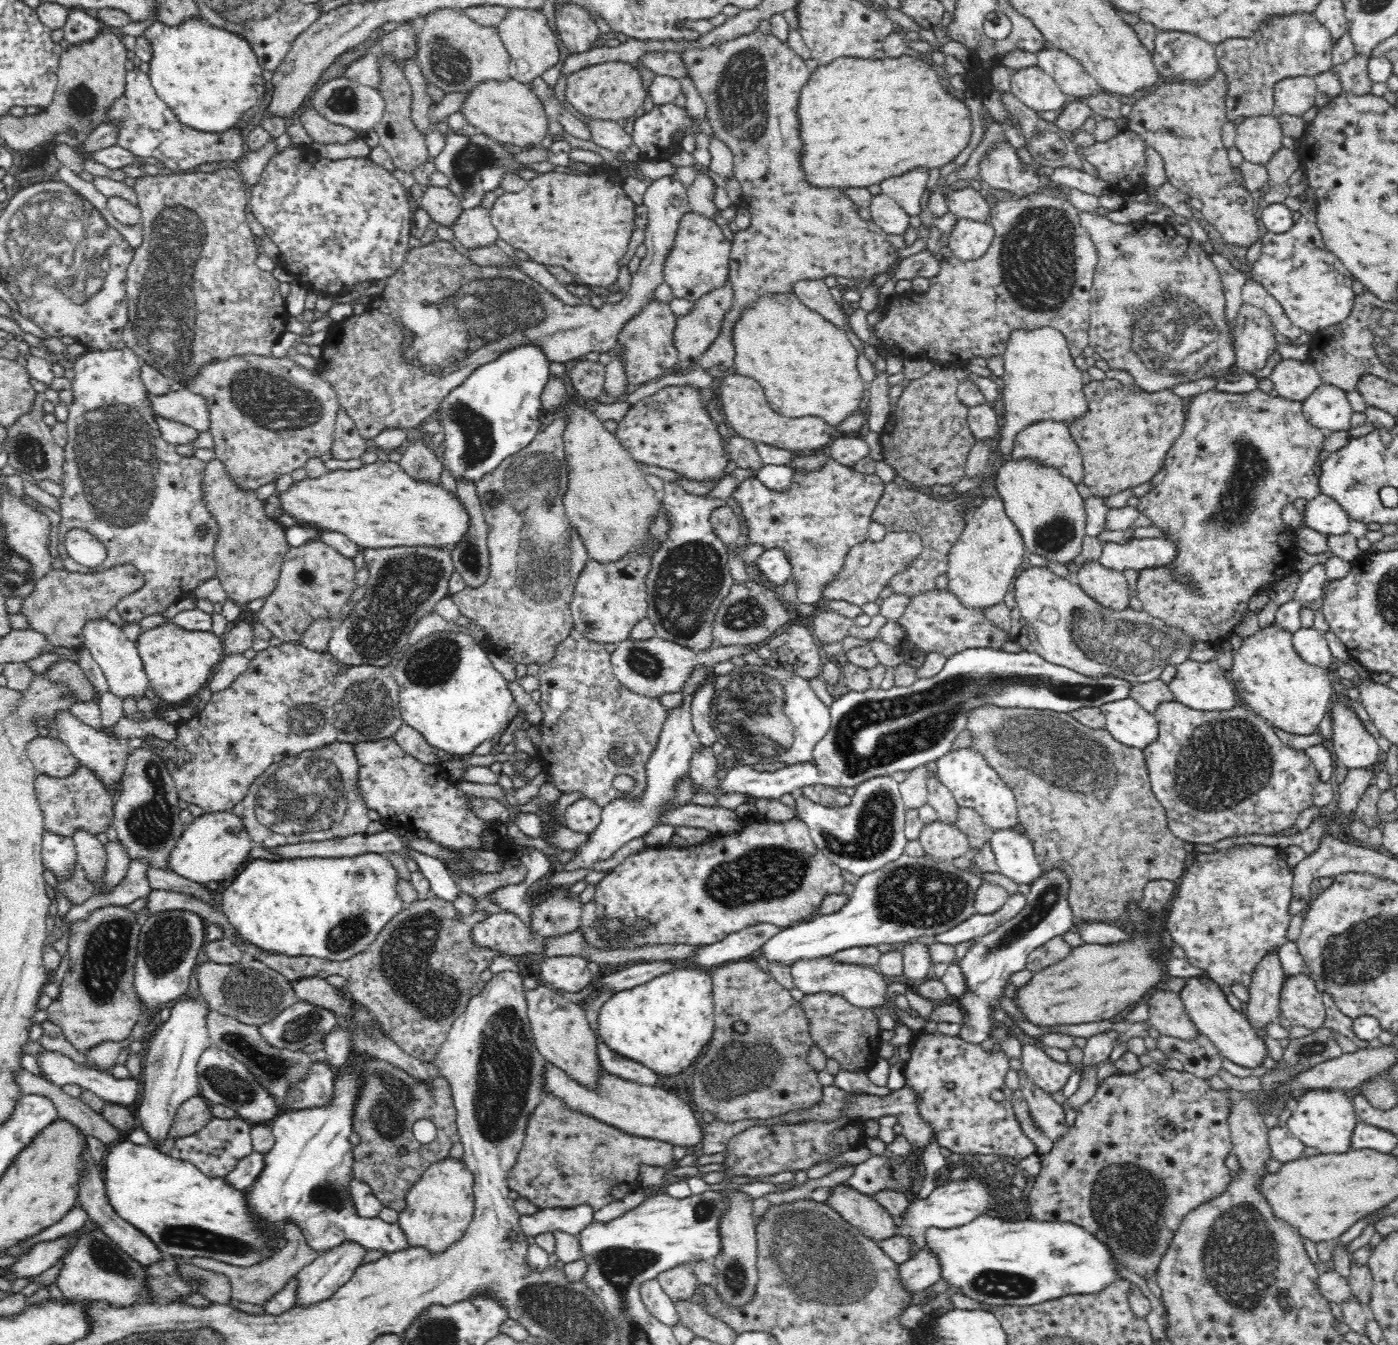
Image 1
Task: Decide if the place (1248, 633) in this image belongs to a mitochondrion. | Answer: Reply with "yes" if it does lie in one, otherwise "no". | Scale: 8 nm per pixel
no

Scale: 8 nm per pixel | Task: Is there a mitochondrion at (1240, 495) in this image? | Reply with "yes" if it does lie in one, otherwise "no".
yes

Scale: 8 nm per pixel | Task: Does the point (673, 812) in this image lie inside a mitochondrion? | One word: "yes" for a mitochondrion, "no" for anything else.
no

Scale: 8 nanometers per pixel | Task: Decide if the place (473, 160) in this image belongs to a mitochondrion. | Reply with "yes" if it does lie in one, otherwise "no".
yes

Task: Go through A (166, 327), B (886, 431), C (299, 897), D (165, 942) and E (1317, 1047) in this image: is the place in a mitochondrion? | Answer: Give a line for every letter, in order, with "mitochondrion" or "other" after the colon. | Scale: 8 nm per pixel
A: mitochondrion
B: other
C: other
D: mitochondrion
E: mitochondrion

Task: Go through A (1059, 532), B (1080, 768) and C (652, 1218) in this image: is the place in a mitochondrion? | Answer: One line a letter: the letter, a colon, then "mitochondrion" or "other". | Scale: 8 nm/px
A: mitochondrion
B: mitochondrion
C: other

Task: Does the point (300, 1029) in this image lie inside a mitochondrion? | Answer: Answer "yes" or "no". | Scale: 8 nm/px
yes

